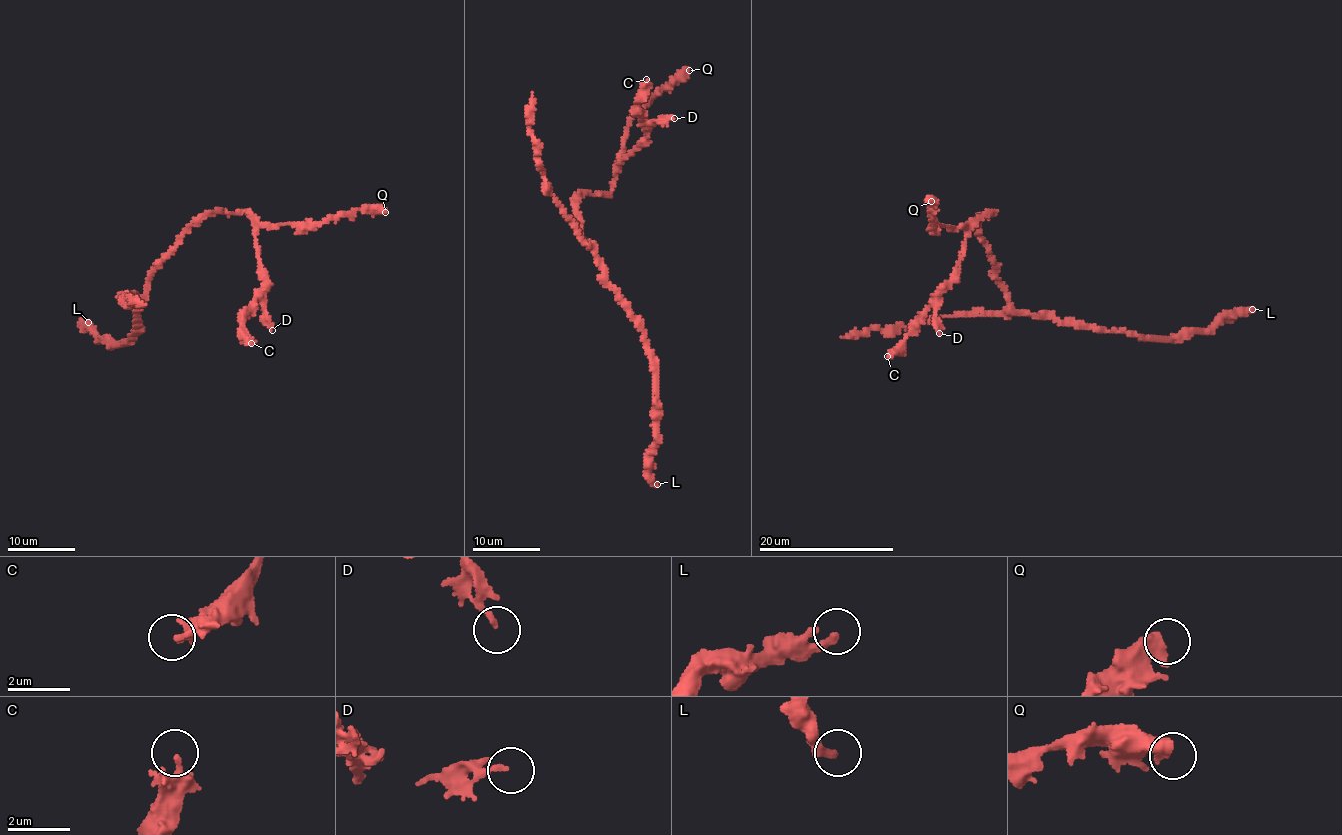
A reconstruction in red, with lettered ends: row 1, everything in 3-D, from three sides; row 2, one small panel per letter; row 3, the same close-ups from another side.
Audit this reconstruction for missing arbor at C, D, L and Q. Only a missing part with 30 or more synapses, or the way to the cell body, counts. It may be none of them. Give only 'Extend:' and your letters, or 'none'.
Extend: none

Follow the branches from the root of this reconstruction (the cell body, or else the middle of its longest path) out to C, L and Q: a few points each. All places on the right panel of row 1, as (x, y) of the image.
C: (998, 276), (978, 227), (979, 219), (994, 216), (988, 211), (967, 237), (959, 273), (907, 339), (887, 356)
L: (998, 276), (1008, 303), (1019, 312), (1140, 337), (1207, 333), (1225, 317), (1235, 318), (1252, 309)
Q: (998, 276), (978, 227), (979, 219), (993, 212), (966, 226), (942, 227), (934, 223), (936, 203), (931, 201)

